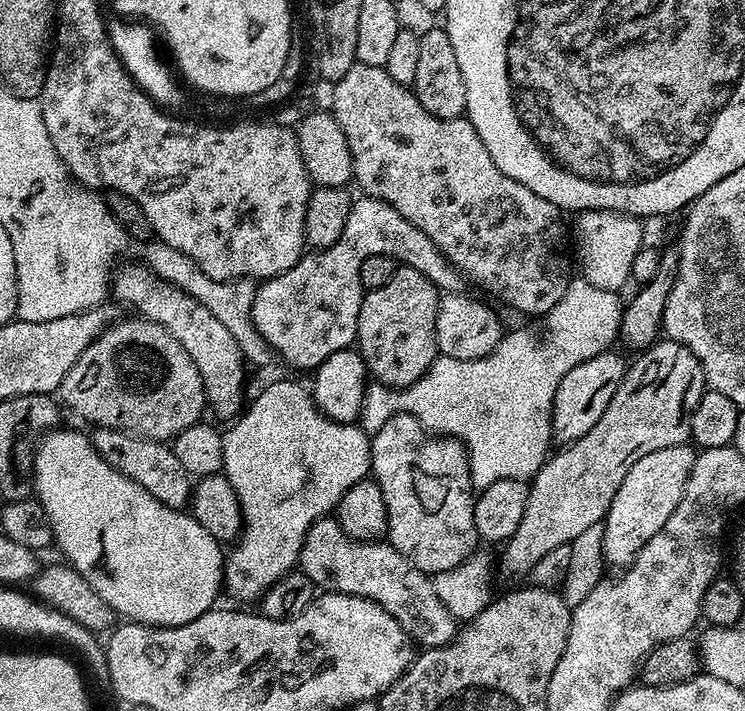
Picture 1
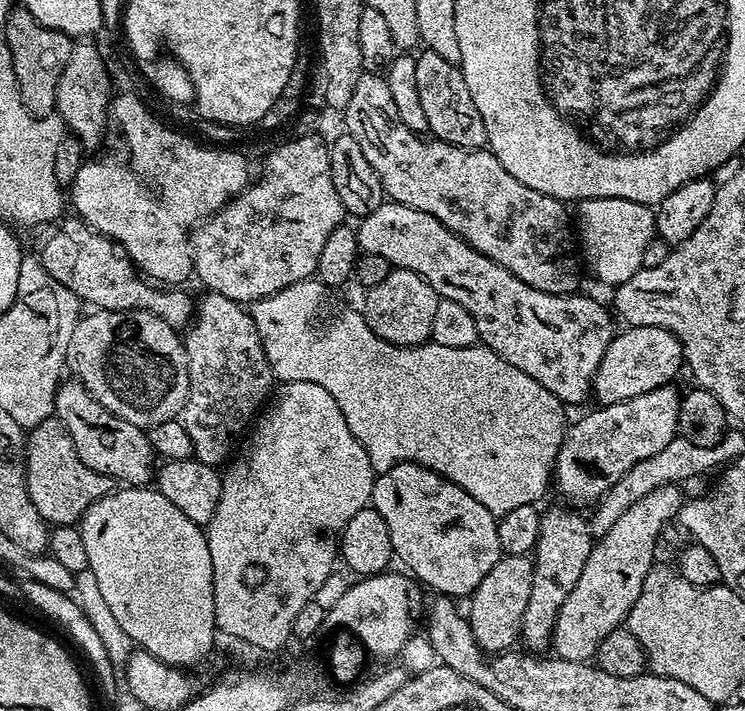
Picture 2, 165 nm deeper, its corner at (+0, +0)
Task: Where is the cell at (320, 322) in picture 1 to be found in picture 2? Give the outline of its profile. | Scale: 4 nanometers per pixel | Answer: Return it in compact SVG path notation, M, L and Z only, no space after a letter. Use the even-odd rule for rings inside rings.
M380 204L359 221L356 237L361 253L378 254L397 268L409 268L430 282L442 300L461 304L474 318L483 347L494 350L510 366L518 366L522 374L530 374L565 405L589 399L592 379L614 335L613 313L598 301L581 294L546 294L526 286L522 278L514 278L510 270L474 250L438 218L405 204Z

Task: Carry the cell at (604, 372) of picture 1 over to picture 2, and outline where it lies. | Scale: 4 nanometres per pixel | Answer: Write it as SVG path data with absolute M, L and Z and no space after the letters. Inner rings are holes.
M628 326L623 330L625 332L617 331L613 335L592 379L591 395L594 400L596 396L595 403L600 406L638 398L638 394L646 394L664 384L672 384L680 368L682 372L685 367L684 347L673 332L658 326Z

